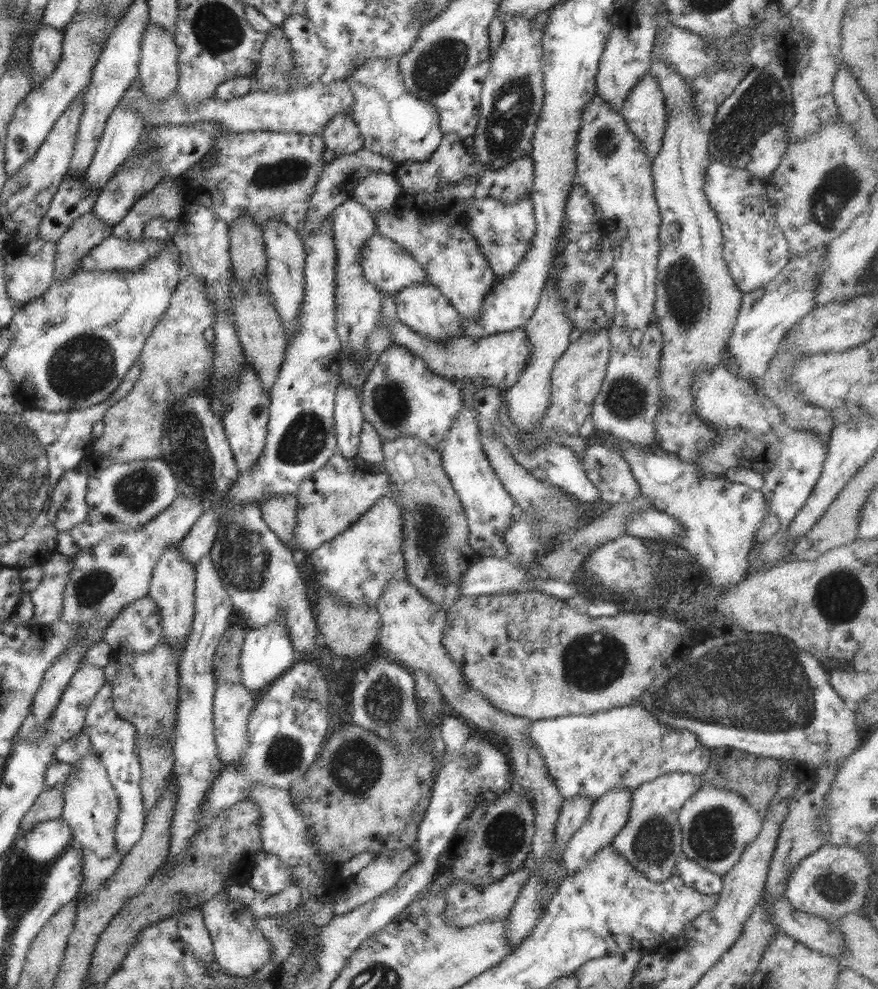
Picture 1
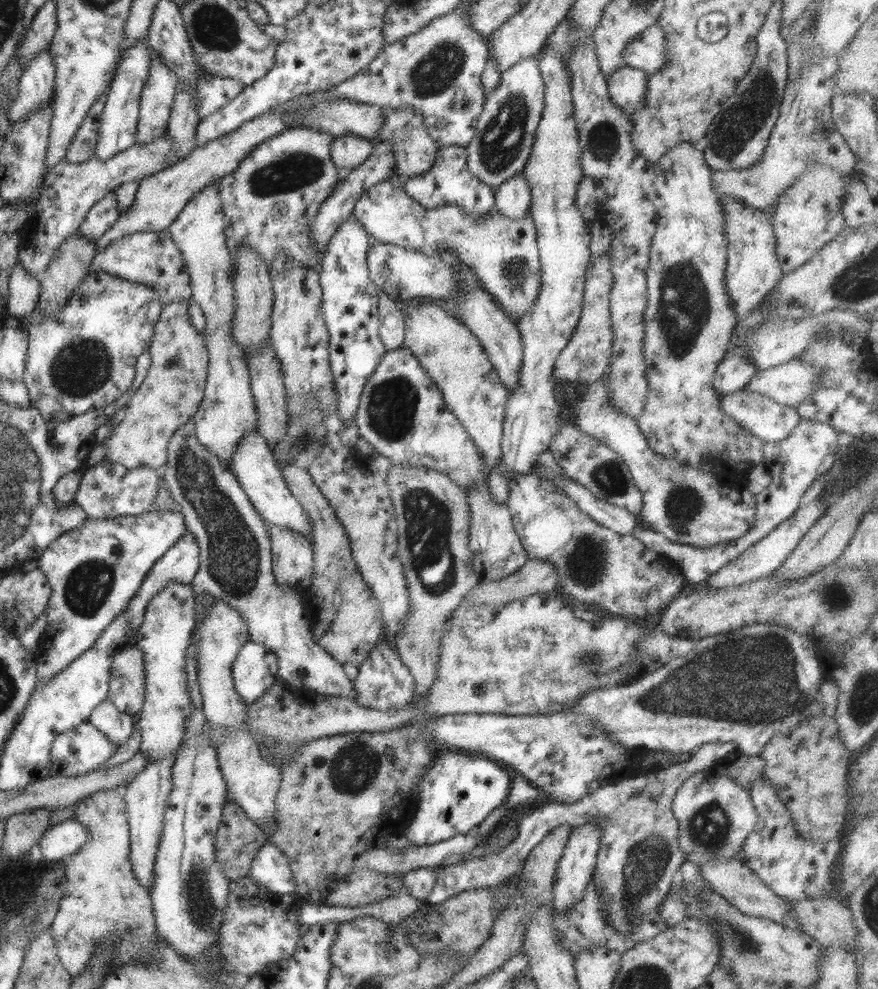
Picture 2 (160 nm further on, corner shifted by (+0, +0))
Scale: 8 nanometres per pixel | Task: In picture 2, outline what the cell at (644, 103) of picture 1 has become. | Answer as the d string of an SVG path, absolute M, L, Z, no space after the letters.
M624 66L606 77L612 103L622 108L630 118L644 108L644 100L648 98L649 76L638 68Z

